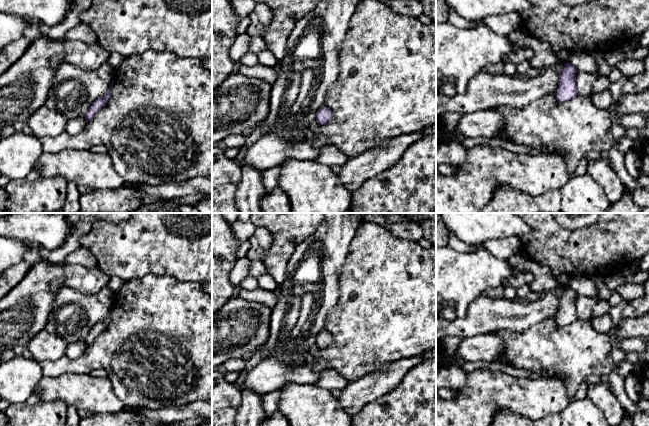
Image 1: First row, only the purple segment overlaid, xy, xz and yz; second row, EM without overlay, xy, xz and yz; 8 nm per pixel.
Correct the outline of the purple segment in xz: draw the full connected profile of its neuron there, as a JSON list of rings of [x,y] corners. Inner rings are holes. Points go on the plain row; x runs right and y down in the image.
[[[322,331],[316,337],[316,345],[319,349],[329,347],[333,343],[333,335],[328,331]]]

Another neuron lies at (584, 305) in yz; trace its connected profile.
[[[576,294],[575,303],[576,303],[576,313],[577,313],[578,319],[591,320],[593,318],[592,307],[599,300],[600,298],[597,294],[589,298]]]

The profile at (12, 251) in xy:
[[[0,236],[0,275],[10,267],[25,261],[24,254],[29,250],[29,245],[15,238]]]

